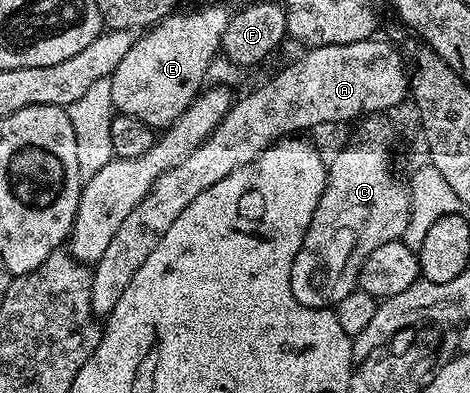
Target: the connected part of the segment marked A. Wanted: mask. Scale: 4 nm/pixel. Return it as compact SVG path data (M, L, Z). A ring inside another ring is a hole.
M371 38L360 42L347 44L325 44L319 48L311 47L295 64L282 68L271 80L263 82L259 88L251 90L247 96L242 96L231 103L228 114L212 130L212 134L184 160L180 166L168 170L148 190L144 202L124 218L120 230L112 234L112 242L108 242L108 250L104 250L98 263L92 268L92 310L94 315L105 318L110 311L120 302L124 290L128 290L128 282L136 275L136 270L144 266L148 254L156 250L160 238L164 238L164 230L180 218L180 213L188 207L188 202L193 202L197 196L204 194L208 186L216 186L220 178L228 178L232 170L240 170L240 166L248 166L257 160L265 148L277 140L289 137L291 134L302 134L305 128L314 128L317 124L346 124L349 120L357 121L367 114L386 114L389 108L394 108L408 96L408 72L402 69L402 56L386 40Z

